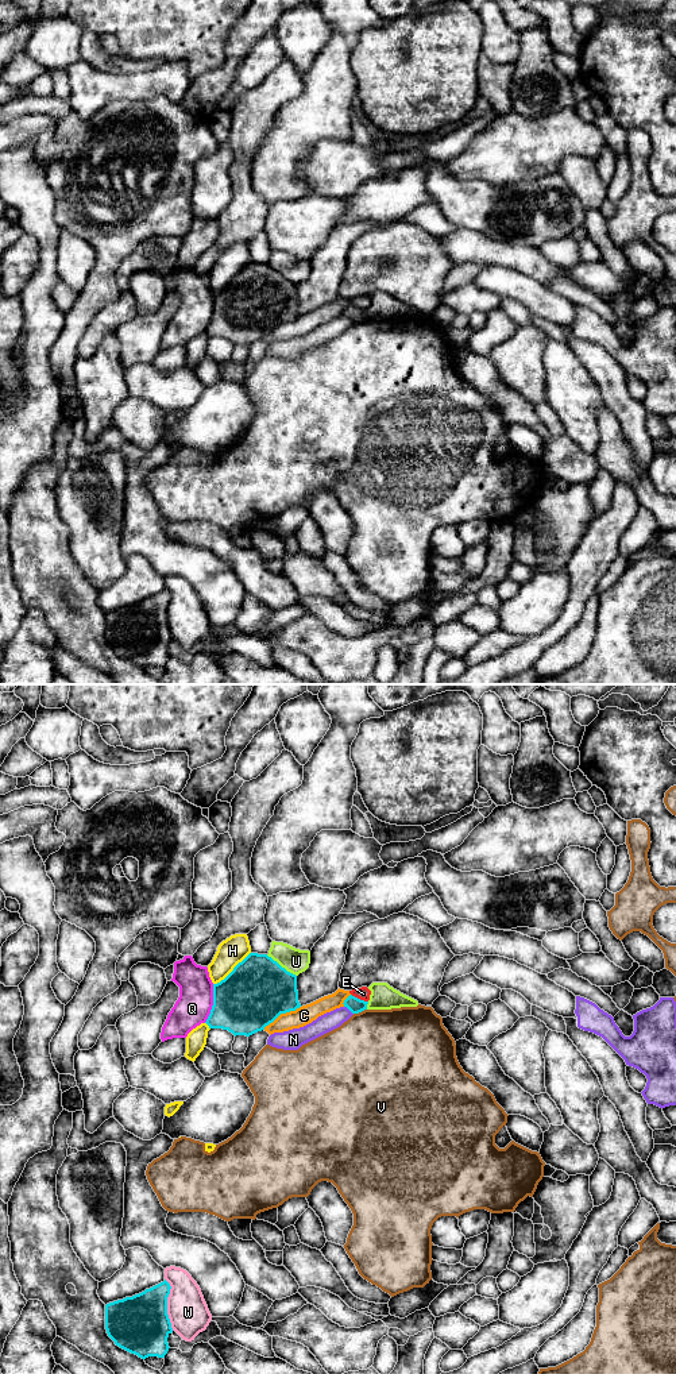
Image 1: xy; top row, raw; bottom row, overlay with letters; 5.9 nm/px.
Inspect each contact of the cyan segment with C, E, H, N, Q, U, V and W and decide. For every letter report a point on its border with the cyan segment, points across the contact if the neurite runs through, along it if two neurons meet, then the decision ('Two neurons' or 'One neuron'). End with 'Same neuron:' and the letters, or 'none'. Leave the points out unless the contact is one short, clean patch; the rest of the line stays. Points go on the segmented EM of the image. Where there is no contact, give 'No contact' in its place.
C: Touches cyan at xy (281, 1012). Two neurons
E: Touches cyan at xy (359, 999). Two neurons
H: Touches cyan at xy (232, 971). Two neurons
N: Touches cyan at xy (348, 1008). Two neurons
Q: Touches cyan at xy (213, 1003). Two neurons
U: Touches cyan at xy (279, 965). Two neurons
V: Touches cyan at xy (359, 1011). Two neurons
W: Touches cyan at xy (166, 1304). Two neurons
Same neuron: none

